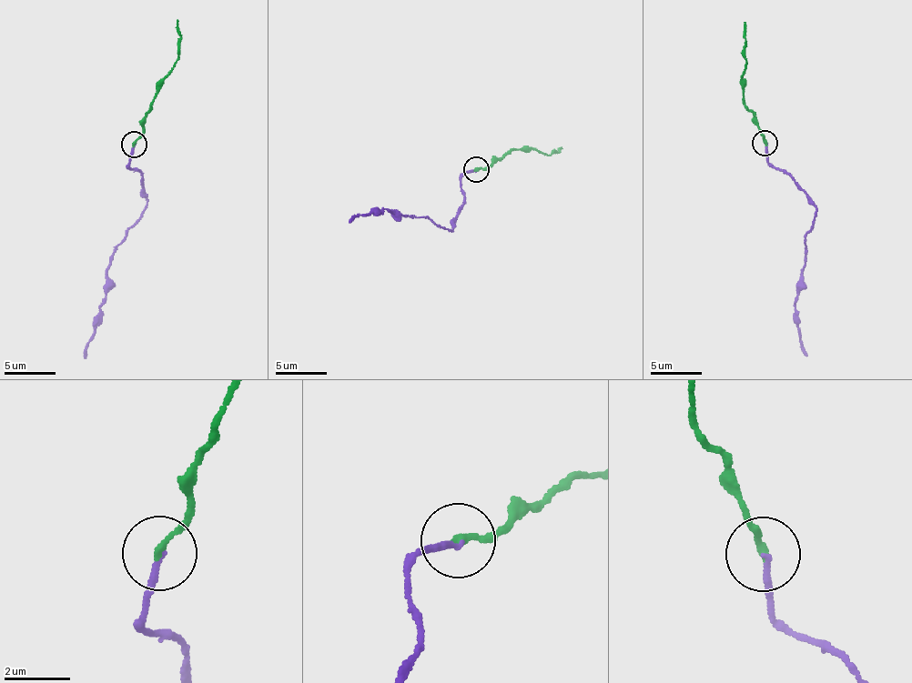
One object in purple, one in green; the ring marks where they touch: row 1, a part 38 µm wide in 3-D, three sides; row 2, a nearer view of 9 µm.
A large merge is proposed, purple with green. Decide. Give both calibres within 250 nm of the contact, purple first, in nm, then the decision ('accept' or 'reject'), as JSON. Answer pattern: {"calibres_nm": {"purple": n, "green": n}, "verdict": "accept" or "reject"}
{"calibres_nm": {"purple": 150, "green": 200}, "verdict": "accept"}

